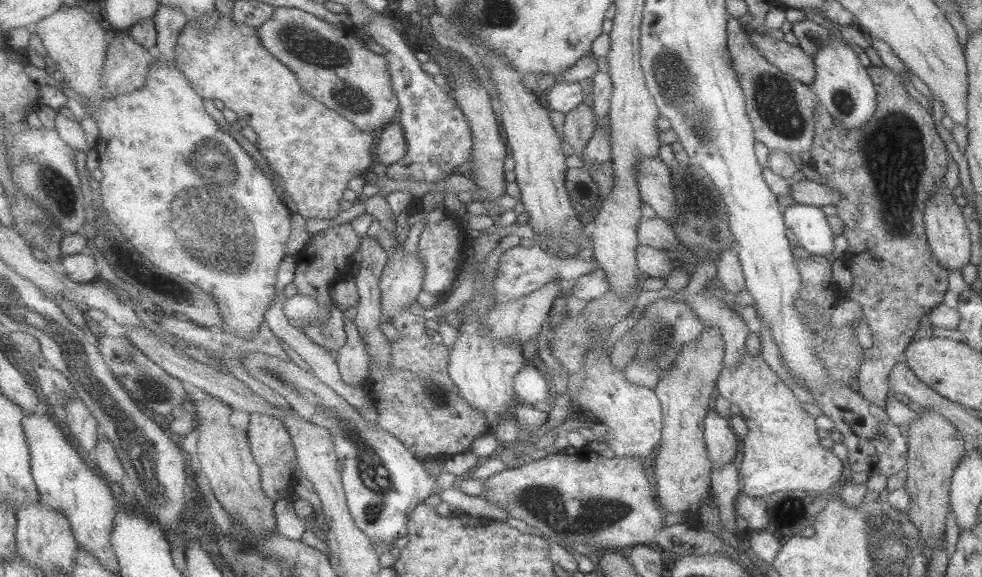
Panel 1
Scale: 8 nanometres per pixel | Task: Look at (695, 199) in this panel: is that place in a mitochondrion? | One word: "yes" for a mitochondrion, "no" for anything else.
yes

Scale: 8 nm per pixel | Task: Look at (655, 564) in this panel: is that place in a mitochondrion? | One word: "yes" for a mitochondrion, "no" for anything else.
no

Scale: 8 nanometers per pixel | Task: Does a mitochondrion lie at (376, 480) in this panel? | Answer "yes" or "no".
yes

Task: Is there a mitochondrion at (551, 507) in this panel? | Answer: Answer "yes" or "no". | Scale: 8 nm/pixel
yes

